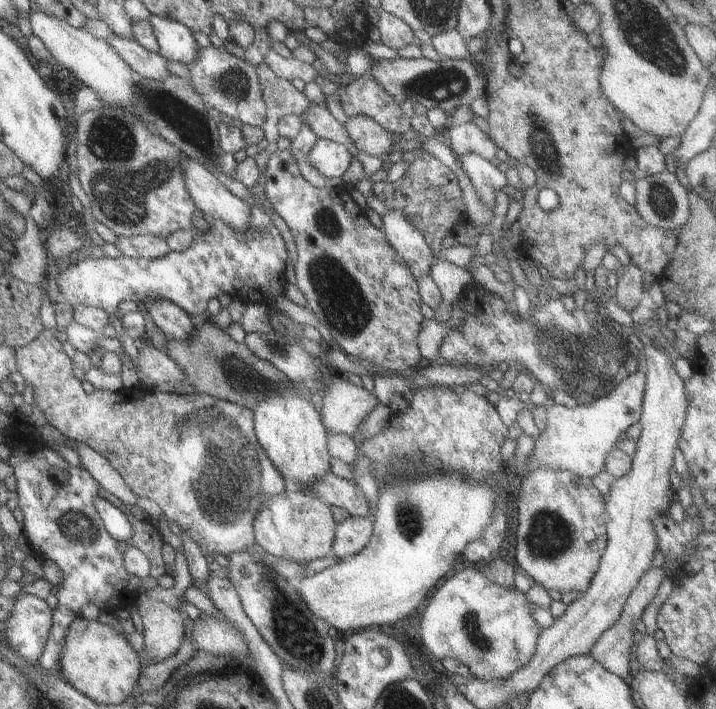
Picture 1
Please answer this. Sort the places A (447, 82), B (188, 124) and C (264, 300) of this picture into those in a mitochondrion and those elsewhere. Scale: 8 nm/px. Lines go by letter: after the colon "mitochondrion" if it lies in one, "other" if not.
A: mitochondrion
B: mitochondrion
C: other

